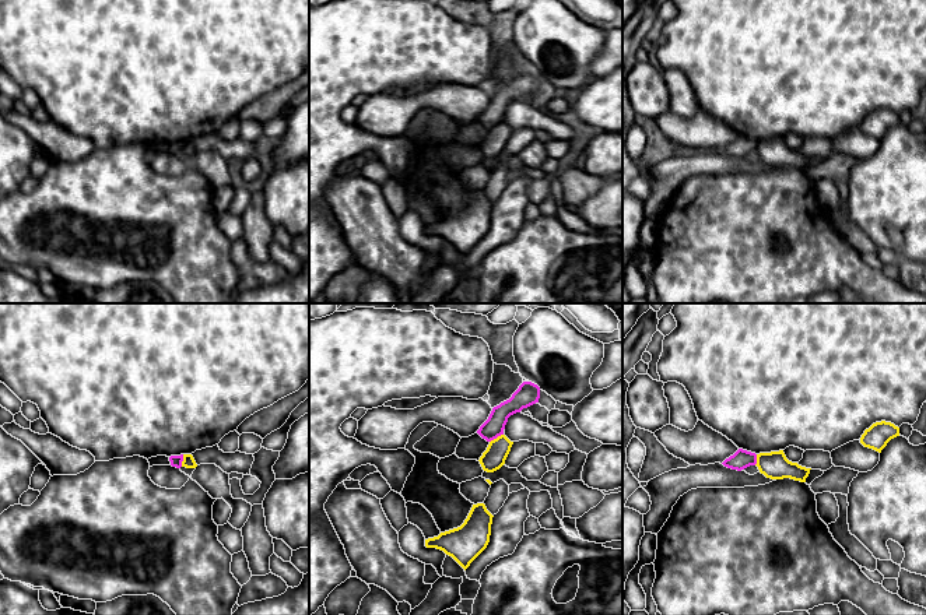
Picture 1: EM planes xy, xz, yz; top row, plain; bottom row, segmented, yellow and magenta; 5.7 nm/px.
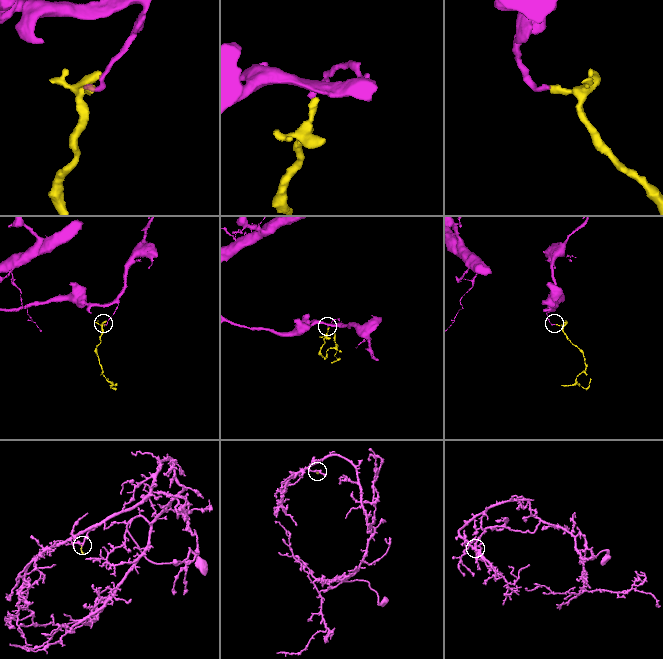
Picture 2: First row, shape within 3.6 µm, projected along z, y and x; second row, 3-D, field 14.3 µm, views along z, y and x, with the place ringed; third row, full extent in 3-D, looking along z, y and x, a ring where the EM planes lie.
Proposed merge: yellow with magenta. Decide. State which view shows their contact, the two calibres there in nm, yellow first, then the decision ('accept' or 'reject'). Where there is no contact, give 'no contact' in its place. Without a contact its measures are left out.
xz | 140/120 nm | reject

